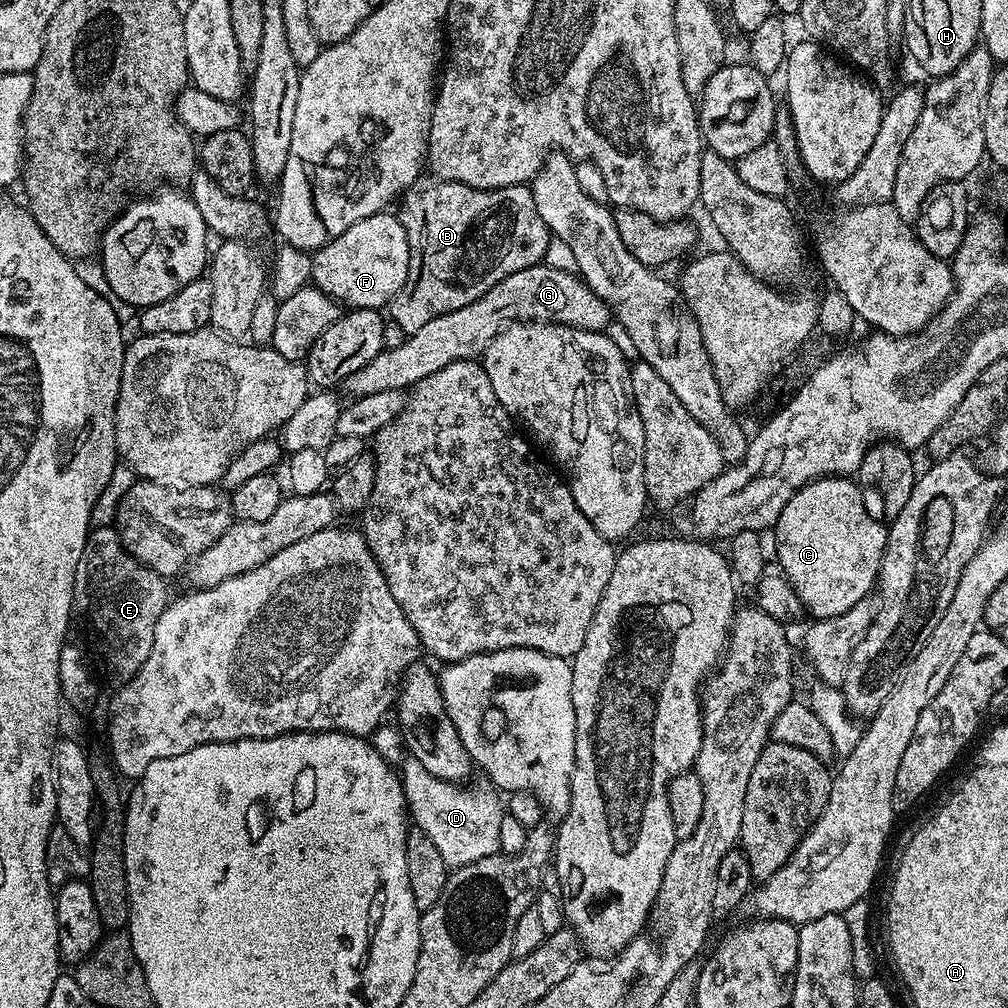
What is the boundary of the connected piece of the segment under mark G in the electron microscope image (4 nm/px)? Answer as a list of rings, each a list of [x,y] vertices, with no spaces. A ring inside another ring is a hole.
[[[541,262],[532,268],[518,270],[514,274],[510,274],[502,282],[495,284],[489,292],[482,294],[482,298],[478,298],[470,306],[462,306],[462,310],[450,310],[446,314],[430,318],[430,322],[426,322],[426,326],[422,326],[422,330],[408,335],[402,342],[402,346],[385,348],[370,362],[366,362],[366,366],[362,366],[362,370],[350,374],[346,388],[352,391],[353,397],[379,396],[382,390],[394,390],[395,388],[411,389],[412,385],[418,383],[422,378],[450,366],[450,362],[479,357],[488,349],[490,342],[500,333],[501,328],[513,322],[569,324],[591,332],[602,332],[607,329],[610,323],[610,309],[594,290],[588,288],[588,285],[577,273],[548,268]]]

